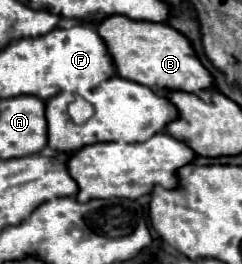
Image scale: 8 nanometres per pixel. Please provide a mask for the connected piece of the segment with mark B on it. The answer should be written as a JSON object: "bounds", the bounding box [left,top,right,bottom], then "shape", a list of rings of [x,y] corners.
{"bounds":[99,16,215,92],"shape":[[[107,16],[99,24],[99,34],[105,40],[113,60],[117,74],[121,78],[133,80],[147,88],[157,88],[163,92],[201,92],[213,88],[215,80],[209,70],[197,58],[191,42],[171,28],[169,24],[151,24],[151,22],[137,22],[125,16]]]}

